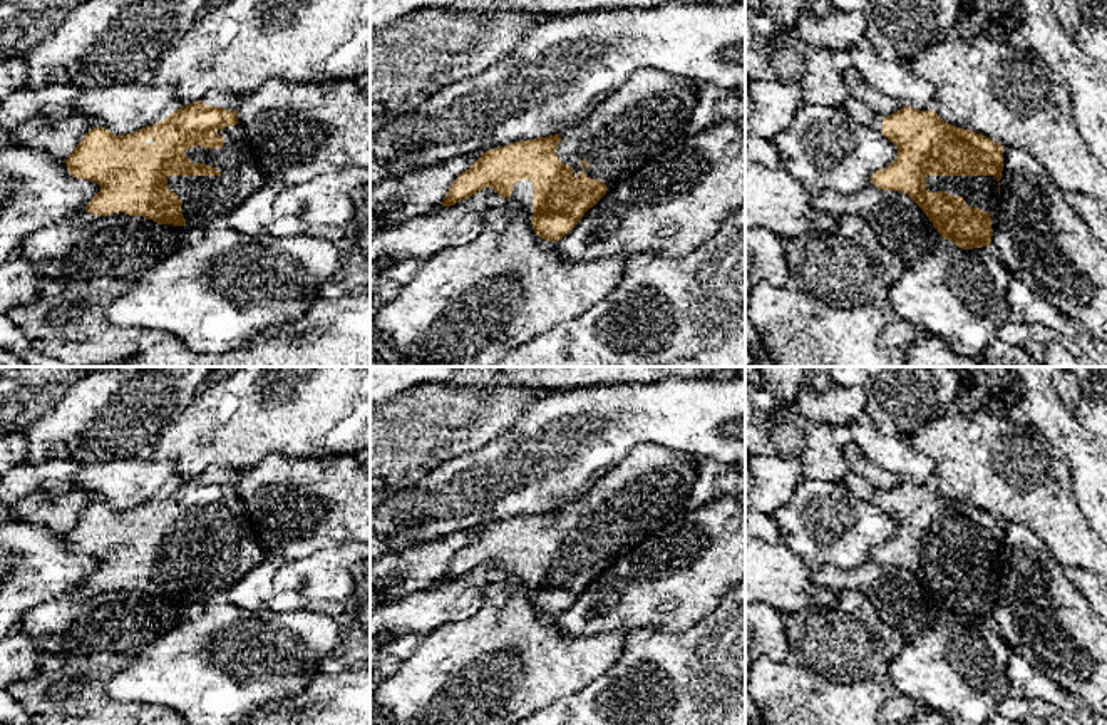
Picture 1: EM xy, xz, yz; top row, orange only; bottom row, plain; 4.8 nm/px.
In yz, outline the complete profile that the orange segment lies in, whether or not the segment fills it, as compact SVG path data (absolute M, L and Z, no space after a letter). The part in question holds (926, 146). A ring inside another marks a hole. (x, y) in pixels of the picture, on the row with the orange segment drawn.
M908 105L883 117L881 134L896 146L898 156L888 167L873 172L871 184L908 194L938 233L958 248L990 246L996 226L1003 146L941 121L935 111Z

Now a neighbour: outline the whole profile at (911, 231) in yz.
M868 184L854 194L822 189L811 196L816 208L837 218L861 216L879 241L896 251L906 266L918 266L936 249L938 229L923 209L904 193L884 191Z

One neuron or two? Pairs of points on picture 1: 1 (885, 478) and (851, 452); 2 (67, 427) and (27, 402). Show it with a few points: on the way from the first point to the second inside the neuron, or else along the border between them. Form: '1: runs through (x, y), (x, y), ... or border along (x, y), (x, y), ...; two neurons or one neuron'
1: runs through (876, 478), (858, 461); one neuron
2: border along (71, 384), (61, 401), (24, 431); two neurons

